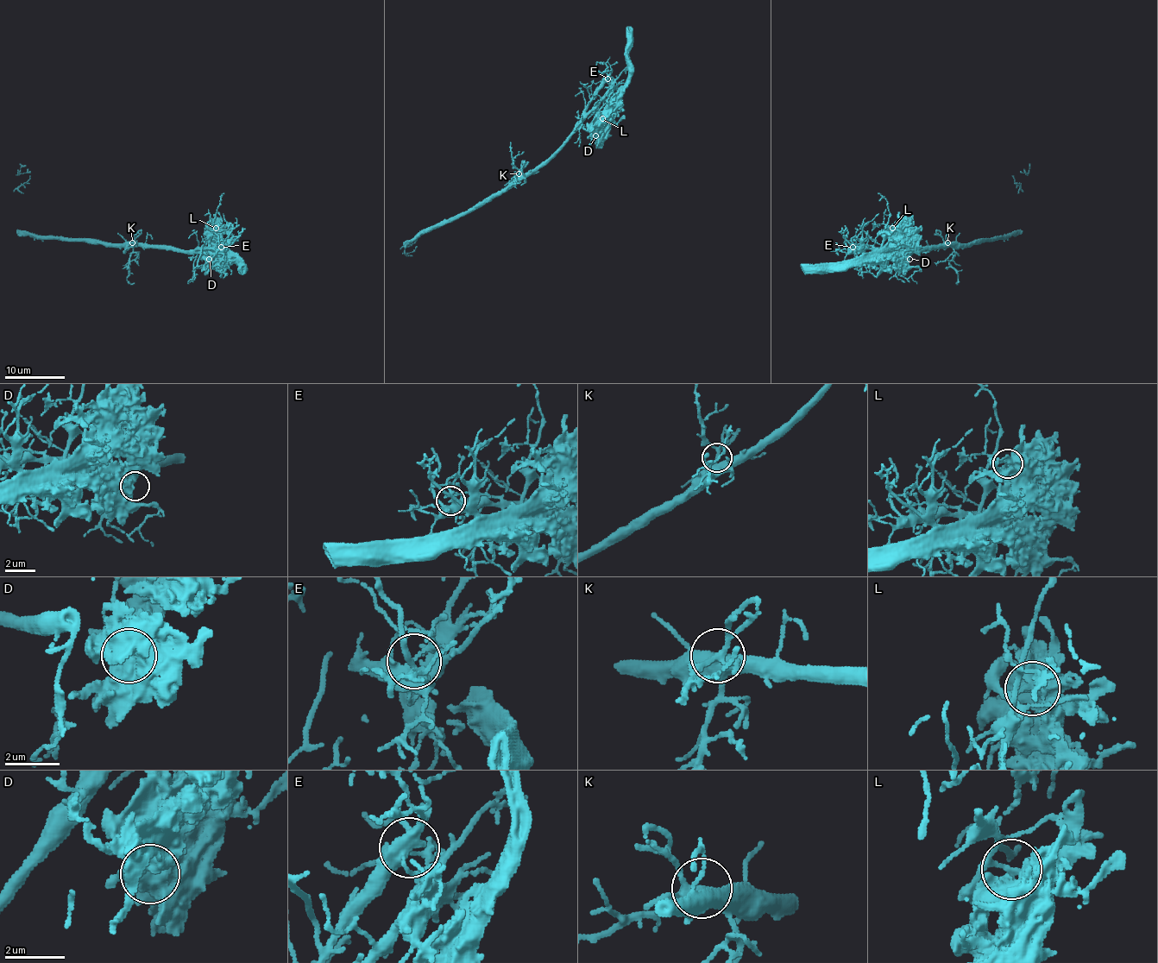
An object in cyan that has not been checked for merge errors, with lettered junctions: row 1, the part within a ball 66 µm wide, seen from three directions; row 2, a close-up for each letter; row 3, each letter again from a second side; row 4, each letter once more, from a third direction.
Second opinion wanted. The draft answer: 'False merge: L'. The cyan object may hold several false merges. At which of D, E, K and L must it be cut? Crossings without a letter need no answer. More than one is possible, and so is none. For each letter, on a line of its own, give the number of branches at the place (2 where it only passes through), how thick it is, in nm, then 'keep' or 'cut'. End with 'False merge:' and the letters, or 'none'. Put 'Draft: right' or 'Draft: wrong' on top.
Draft: right
D: branches 1; calibre 850 nm; keep
E: branches 7; calibre 360 nm; keep
K: branches 6; calibre 360 nm; keep
L: branches 3; calibre 240 nm; cut
False merge: L

